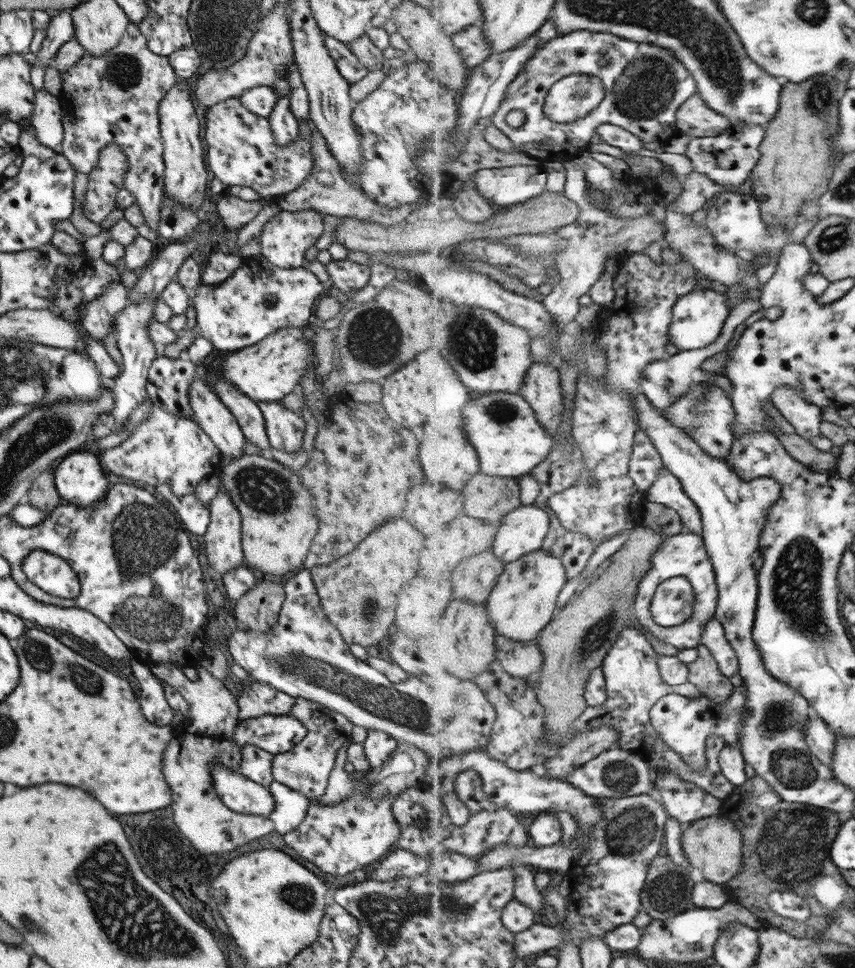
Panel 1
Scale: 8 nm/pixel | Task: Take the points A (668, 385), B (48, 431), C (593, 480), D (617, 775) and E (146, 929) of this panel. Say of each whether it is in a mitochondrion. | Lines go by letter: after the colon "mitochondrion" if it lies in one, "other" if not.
A: mitochondrion
B: mitochondrion
C: mitochondrion
D: mitochondrion
E: mitochondrion

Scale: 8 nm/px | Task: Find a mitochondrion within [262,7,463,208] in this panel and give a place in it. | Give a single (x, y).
(392, 127)

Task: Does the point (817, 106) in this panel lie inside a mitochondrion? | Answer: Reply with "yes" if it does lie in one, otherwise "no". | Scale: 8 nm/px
yes

